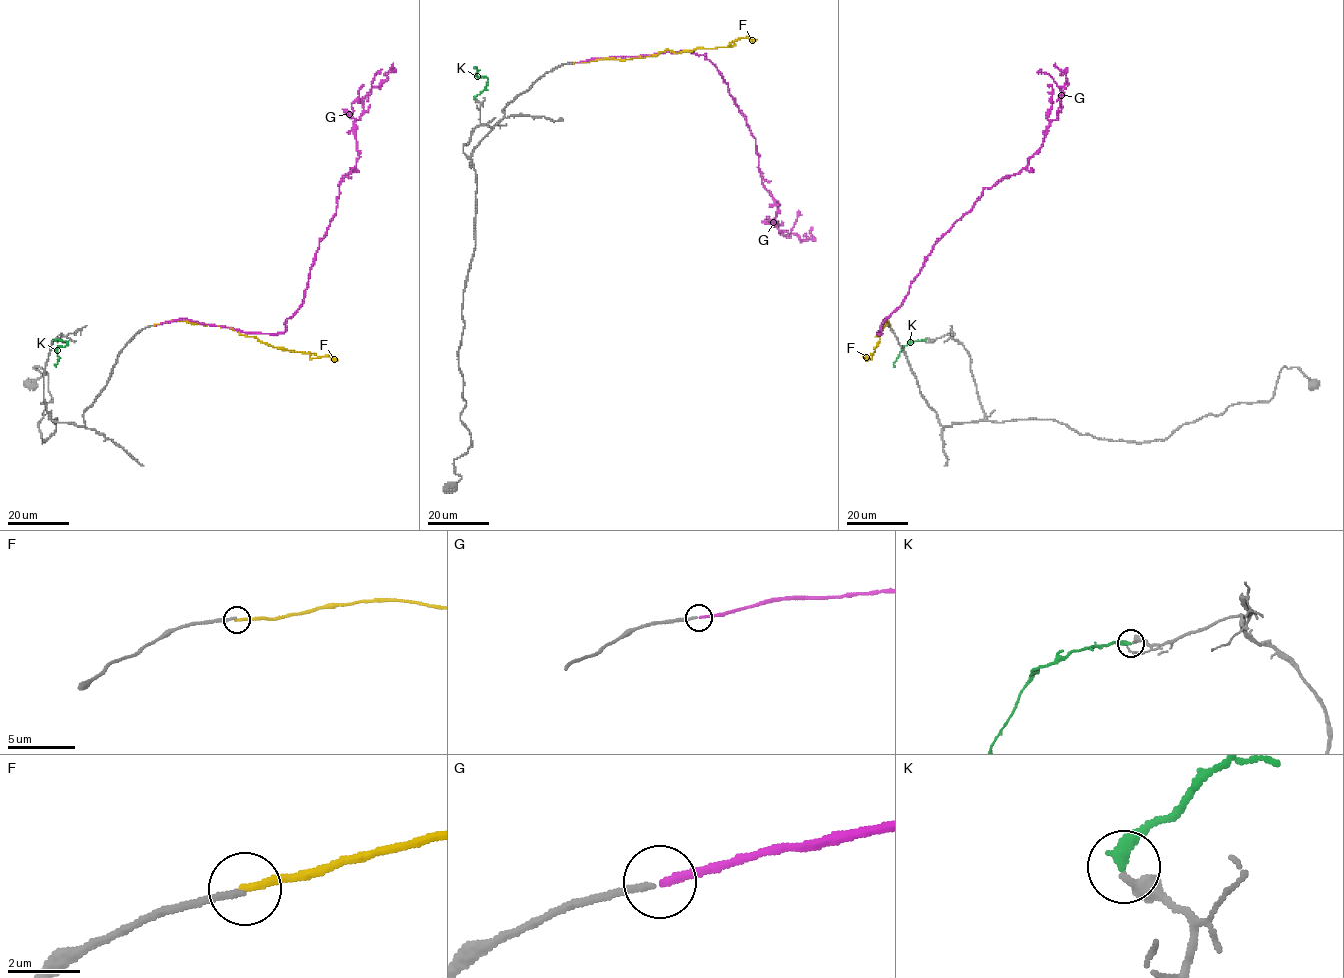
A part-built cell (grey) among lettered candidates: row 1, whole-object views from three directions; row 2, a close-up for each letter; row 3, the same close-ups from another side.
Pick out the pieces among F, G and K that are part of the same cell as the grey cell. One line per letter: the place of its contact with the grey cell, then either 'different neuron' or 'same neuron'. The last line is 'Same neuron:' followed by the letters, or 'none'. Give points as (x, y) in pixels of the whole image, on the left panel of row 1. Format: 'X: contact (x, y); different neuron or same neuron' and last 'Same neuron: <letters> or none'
F: contact (155, 324); different neuron
G: contact (155, 324); same neuron
K: contact (55, 340); same neuron
Same neuron: G, K

